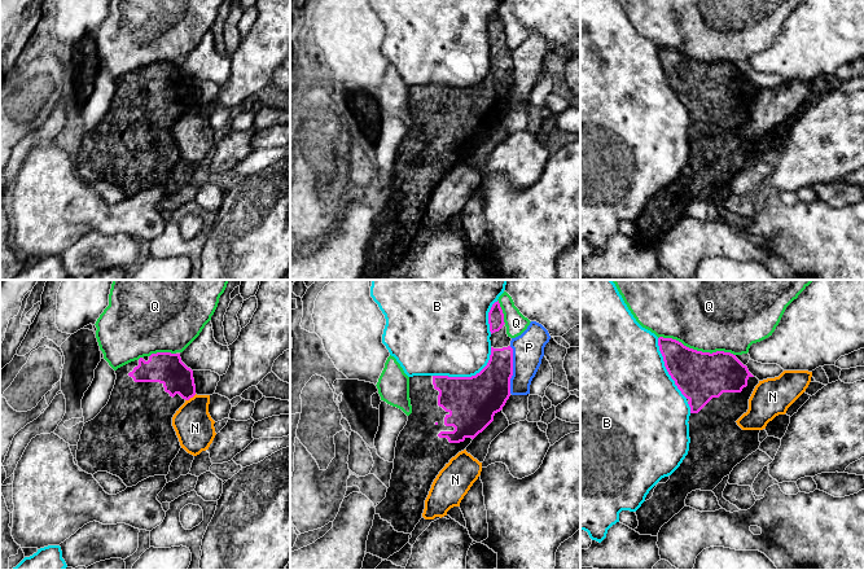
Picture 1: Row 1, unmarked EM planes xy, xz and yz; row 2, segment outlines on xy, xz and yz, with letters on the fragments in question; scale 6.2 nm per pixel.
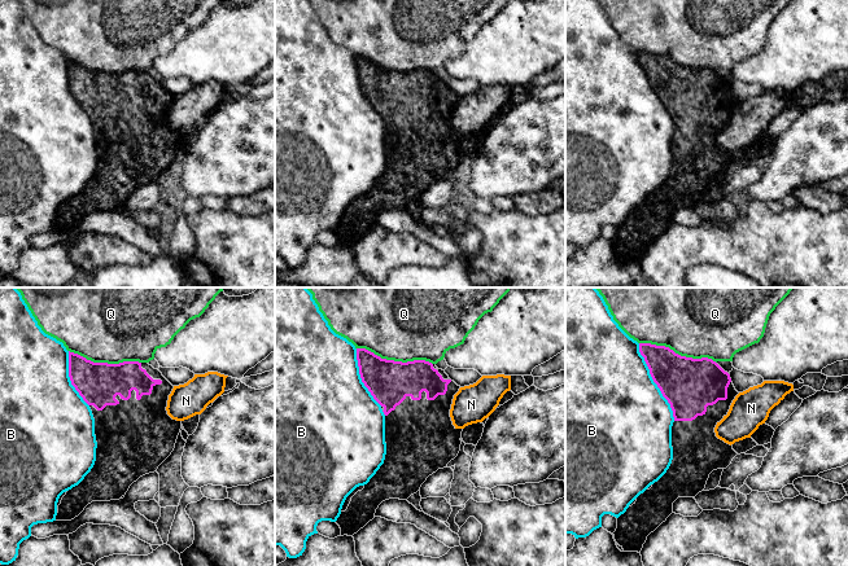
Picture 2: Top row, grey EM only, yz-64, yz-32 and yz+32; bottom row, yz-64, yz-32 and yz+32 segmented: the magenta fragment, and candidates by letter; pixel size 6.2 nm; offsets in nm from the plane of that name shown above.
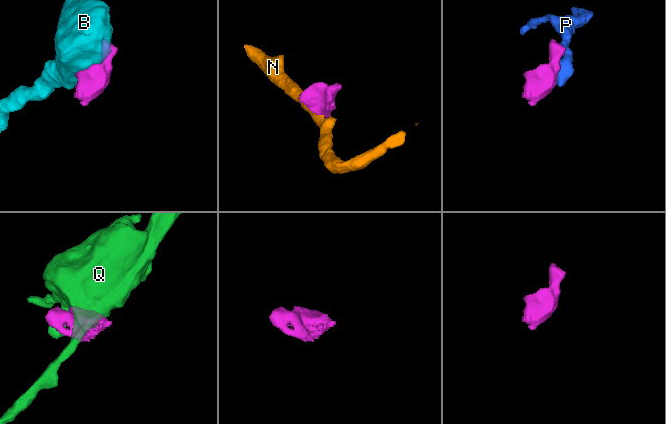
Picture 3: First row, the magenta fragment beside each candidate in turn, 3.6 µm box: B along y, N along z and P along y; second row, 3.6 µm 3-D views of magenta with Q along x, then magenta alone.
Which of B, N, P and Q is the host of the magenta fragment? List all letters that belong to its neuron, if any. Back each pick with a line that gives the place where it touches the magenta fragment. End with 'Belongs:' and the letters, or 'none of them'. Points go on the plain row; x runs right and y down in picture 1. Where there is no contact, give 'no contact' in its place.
Belongs: none of them

